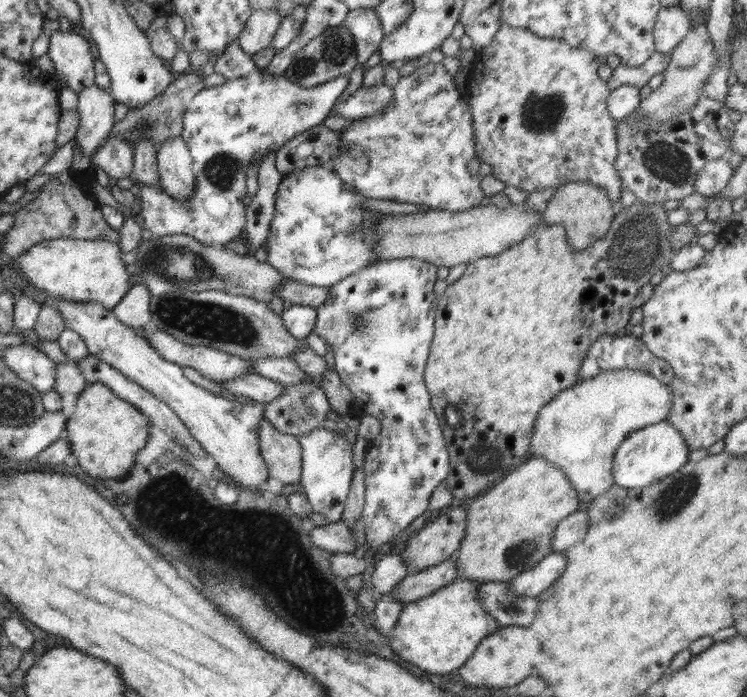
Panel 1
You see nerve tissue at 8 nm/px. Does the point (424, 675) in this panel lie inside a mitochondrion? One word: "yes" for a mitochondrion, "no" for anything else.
no

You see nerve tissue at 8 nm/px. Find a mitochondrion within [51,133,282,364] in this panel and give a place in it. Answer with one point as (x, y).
(206, 322)

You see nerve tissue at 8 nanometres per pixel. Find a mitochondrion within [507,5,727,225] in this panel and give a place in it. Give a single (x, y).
(667, 161)

